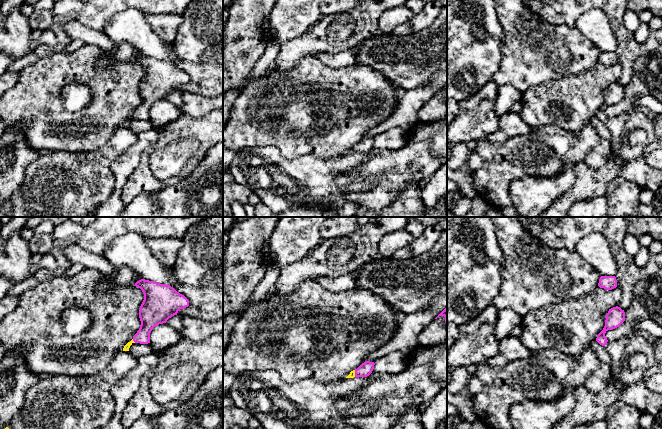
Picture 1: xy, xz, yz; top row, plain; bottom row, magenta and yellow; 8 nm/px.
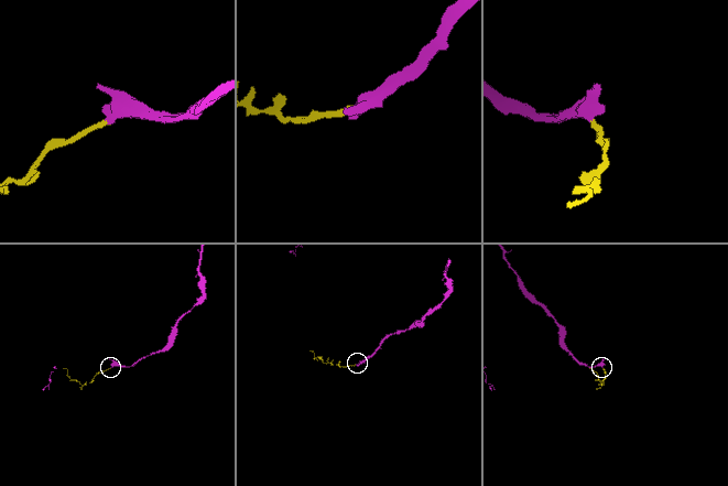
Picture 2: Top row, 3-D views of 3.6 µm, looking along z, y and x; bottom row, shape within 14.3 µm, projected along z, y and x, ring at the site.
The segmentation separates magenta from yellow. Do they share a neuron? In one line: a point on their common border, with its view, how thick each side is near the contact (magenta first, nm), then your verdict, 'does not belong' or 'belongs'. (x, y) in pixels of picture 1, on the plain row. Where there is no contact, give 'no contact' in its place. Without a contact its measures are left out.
meets magenta in xy at (134, 117); 190 nm thick on the magenta side, 50 nm on the other; belongs

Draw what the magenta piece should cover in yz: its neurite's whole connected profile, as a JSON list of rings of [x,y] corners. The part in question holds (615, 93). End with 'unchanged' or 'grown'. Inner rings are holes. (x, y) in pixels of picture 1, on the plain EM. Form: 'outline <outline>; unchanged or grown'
outline [[[616,82],[609,85],[605,94],[605,102],[596,114],[596,117],[602,122],[605,122],[608,118],[605,109],[608,106],[612,106],[619,103],[625,97],[625,88],[620,83]]]; unchanged

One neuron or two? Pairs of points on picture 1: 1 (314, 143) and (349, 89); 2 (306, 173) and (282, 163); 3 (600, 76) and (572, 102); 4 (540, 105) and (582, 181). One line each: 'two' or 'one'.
1: one
2: one
3: one
4: two

